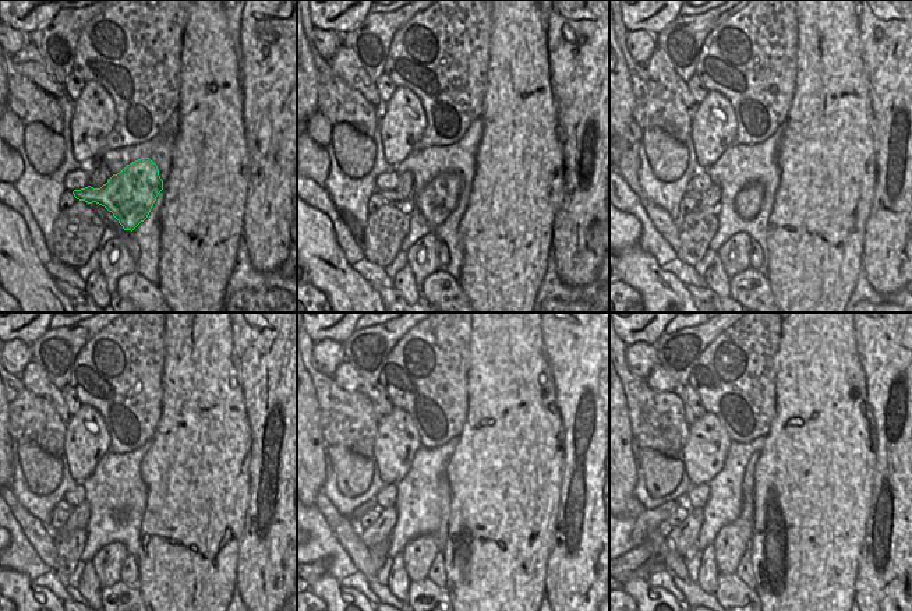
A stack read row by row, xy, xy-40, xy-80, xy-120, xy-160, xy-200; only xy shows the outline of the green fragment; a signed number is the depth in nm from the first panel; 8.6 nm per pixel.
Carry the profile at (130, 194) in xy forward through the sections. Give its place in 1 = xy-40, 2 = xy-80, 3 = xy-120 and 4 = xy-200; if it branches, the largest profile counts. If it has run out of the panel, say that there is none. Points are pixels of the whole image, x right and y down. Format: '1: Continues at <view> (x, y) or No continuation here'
1: Continues at xy-40 (435, 201)
2: Continues at xy-80 (748, 202)
3: Continues at xy-120 (63, 505)
4: Continues at xy-200 (650, 519).

